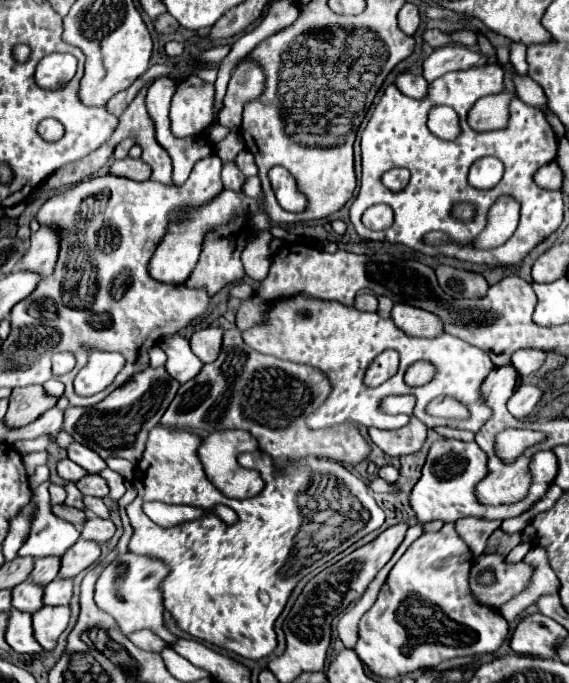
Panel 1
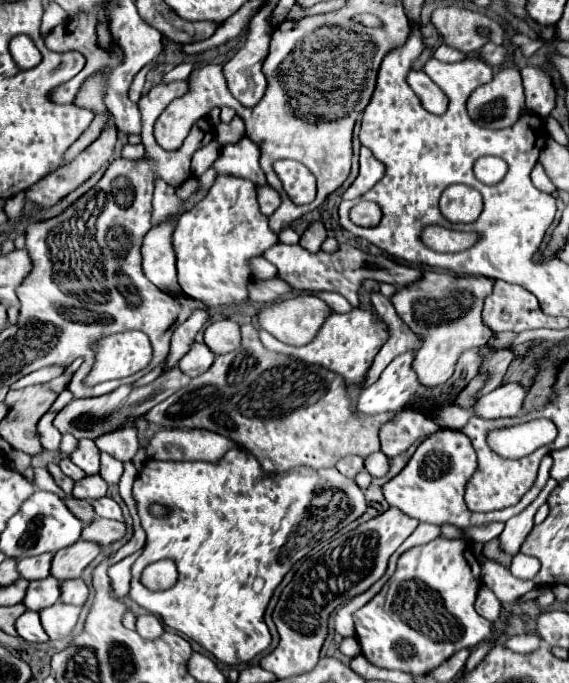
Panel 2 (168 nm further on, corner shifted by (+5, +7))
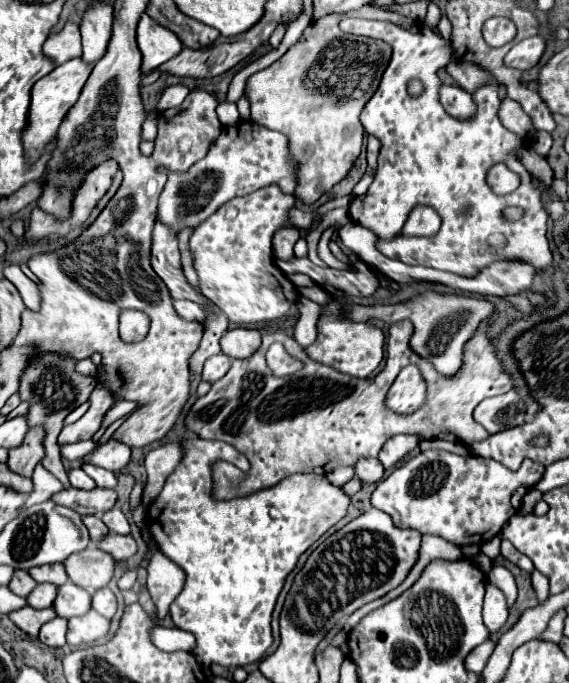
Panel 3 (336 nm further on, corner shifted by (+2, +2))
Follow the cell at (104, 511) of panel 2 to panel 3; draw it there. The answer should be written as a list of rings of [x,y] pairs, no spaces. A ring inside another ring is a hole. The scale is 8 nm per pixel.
[[[112,508],[110,512],[106,512],[106,514],[102,516],[102,522],[110,528],[110,532],[130,534],[130,522],[126,520],[126,516],[124,516],[118,508]]]

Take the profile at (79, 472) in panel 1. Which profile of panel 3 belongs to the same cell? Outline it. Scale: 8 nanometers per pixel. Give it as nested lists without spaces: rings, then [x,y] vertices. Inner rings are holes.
[[[78,468],[78,470],[70,470],[70,484],[74,486],[74,488],[80,488],[80,490],[92,490],[92,488],[96,488],[96,482],[82,470],[82,468]]]

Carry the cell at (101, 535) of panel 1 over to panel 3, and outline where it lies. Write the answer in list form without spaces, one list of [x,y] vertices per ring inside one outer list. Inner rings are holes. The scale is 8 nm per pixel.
[[[112,532],[104,540],[100,540],[98,548],[112,554],[116,560],[128,560],[130,556],[136,554],[138,544],[136,544],[136,540],[132,536],[120,536],[120,534]]]

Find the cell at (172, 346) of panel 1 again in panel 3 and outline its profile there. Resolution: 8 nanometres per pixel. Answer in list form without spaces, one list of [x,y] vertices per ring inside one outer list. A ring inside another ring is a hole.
[[[216,354],[212,358],[208,358],[204,362],[204,370],[202,370],[202,380],[206,382],[216,382],[220,380],[228,370],[230,370],[232,360],[226,354]]]

